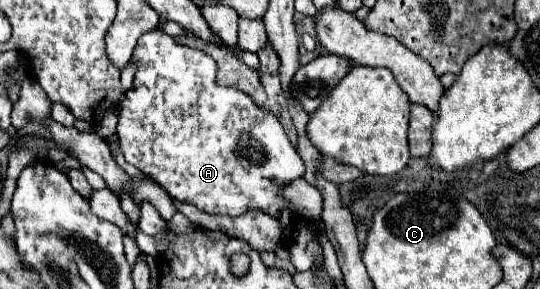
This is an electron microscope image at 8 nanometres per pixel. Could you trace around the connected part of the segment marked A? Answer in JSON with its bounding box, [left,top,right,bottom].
[117,29,323,271]

